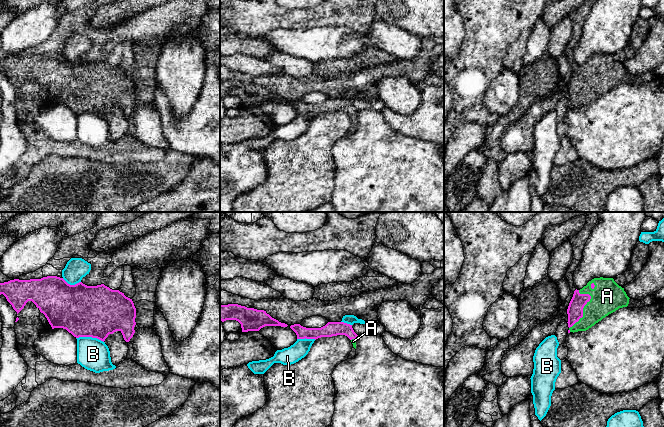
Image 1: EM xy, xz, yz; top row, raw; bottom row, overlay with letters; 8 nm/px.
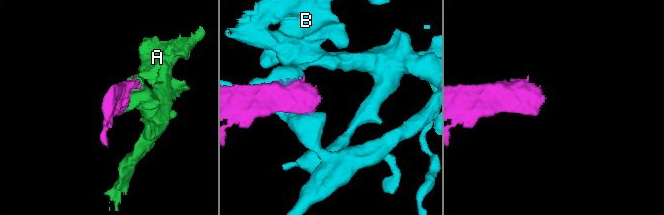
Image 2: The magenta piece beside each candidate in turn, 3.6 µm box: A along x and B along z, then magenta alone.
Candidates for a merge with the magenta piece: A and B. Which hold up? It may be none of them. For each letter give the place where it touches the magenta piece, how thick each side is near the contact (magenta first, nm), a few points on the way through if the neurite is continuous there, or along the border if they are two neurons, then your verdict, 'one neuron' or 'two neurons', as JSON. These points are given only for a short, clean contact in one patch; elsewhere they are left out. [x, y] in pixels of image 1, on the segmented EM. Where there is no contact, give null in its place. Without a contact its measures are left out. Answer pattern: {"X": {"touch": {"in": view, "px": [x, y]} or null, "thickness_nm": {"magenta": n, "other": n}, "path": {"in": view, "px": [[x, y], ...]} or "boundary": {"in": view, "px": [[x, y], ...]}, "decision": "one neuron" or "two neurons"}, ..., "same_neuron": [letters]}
{"A": {"touch": {"in": "yz", "px": [582, 313]}, "thickness_nm": {"magenta": 130, "other": 260}, "decision": "one neuron"}, "B": {"touch": {"in": "xy", "px": [90, 336]}, "thickness_nm": {"magenta": 420, "other": 260}, "decision": "two neurons"}, "same_neuron": ["A"]}

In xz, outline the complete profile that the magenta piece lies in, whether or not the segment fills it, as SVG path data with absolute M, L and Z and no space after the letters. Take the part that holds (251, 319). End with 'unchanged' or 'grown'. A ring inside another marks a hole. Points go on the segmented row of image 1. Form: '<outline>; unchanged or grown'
M238 304L220 305L220 320L236 320L241 324L242 332L259 331L265 326L287 327L285 323L272 318L264 310L247 308Z; unchanged

